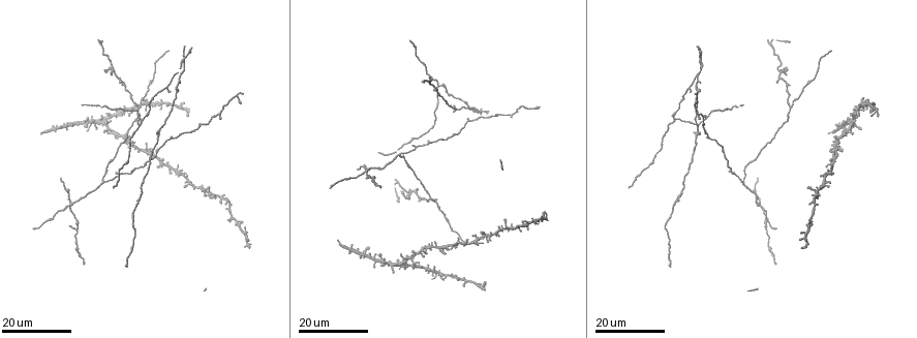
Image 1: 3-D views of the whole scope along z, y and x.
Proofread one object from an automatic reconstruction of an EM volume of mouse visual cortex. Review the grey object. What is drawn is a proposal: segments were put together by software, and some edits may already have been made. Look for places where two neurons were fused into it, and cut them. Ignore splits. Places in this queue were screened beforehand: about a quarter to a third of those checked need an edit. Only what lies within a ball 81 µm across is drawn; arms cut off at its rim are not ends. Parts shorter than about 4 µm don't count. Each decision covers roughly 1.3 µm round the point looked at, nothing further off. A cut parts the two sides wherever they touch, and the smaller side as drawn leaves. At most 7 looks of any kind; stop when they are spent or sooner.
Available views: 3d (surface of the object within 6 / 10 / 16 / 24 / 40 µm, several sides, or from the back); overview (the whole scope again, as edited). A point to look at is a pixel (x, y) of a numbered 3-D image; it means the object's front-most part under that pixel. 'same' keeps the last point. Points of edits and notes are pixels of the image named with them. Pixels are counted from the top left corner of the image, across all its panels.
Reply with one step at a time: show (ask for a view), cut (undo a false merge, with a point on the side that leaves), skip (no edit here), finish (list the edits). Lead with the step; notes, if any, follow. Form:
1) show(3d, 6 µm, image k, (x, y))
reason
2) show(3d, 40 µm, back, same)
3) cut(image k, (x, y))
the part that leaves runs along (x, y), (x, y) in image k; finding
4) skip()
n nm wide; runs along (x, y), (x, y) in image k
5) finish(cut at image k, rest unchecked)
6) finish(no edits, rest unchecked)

show(3d, 16 µm, image 1, (675, 121))
three-way junction

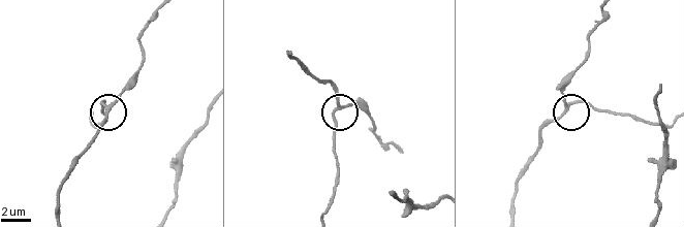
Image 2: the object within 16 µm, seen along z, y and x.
show(3d, 6 µm, image 2, (567, 108))

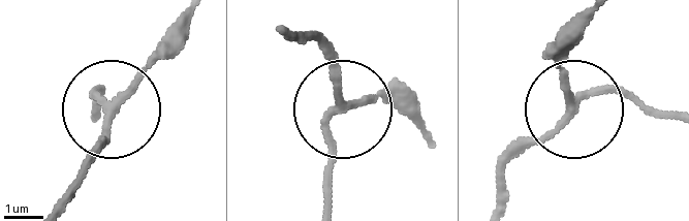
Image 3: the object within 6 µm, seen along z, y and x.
skip()
3 arms; continuous, no second neuron

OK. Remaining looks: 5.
show(3d, 24 µm, image 1, (68, 204))
side arm on a straight run

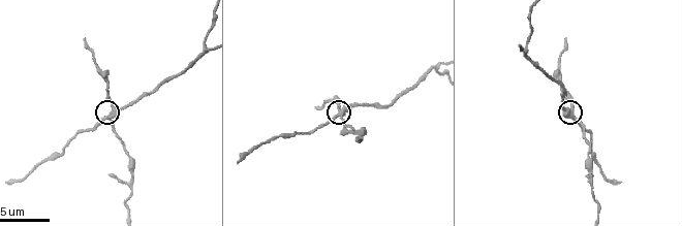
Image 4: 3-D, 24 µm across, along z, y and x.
show(3d, 10 µm, image 4, (573, 117))
zoom in

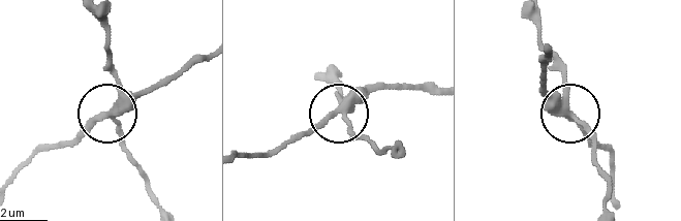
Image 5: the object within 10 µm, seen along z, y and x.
cut(image 5, (116, 70))
3 arms; the part that leaves runs along (115, 106), (128, 158), (160, 211) in image 5; a second neuron is stuck on

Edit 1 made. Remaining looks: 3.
show(overview)

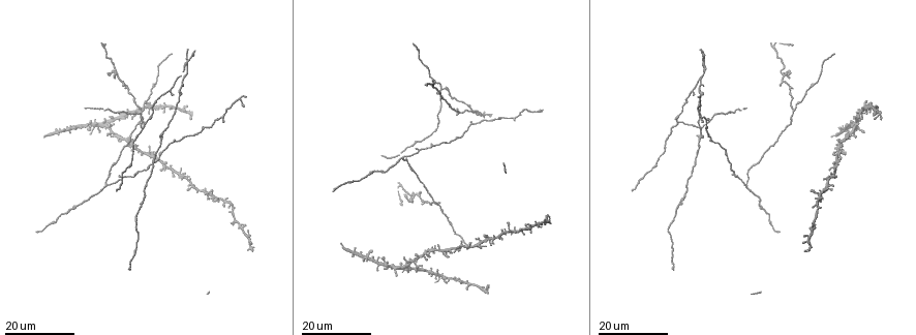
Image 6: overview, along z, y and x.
show(3d, 24 µm, image 6, (842, 141))
four or more arms meet

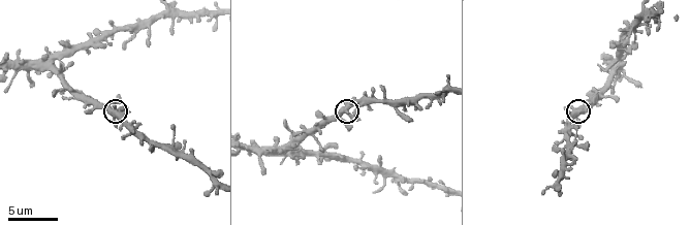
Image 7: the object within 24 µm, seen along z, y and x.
show(3d, 6 µm, image 7, (116, 115))

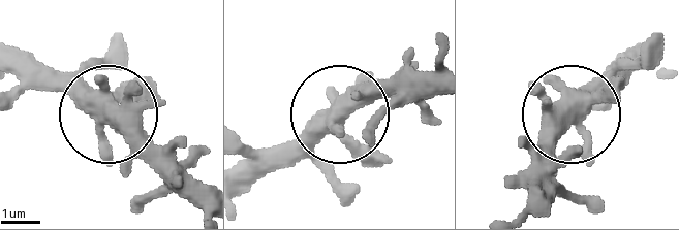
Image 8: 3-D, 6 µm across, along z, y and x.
skip()
side arm 42 µm; one neuron here

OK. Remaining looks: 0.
finish(cut at image 5, rest unchecked)

